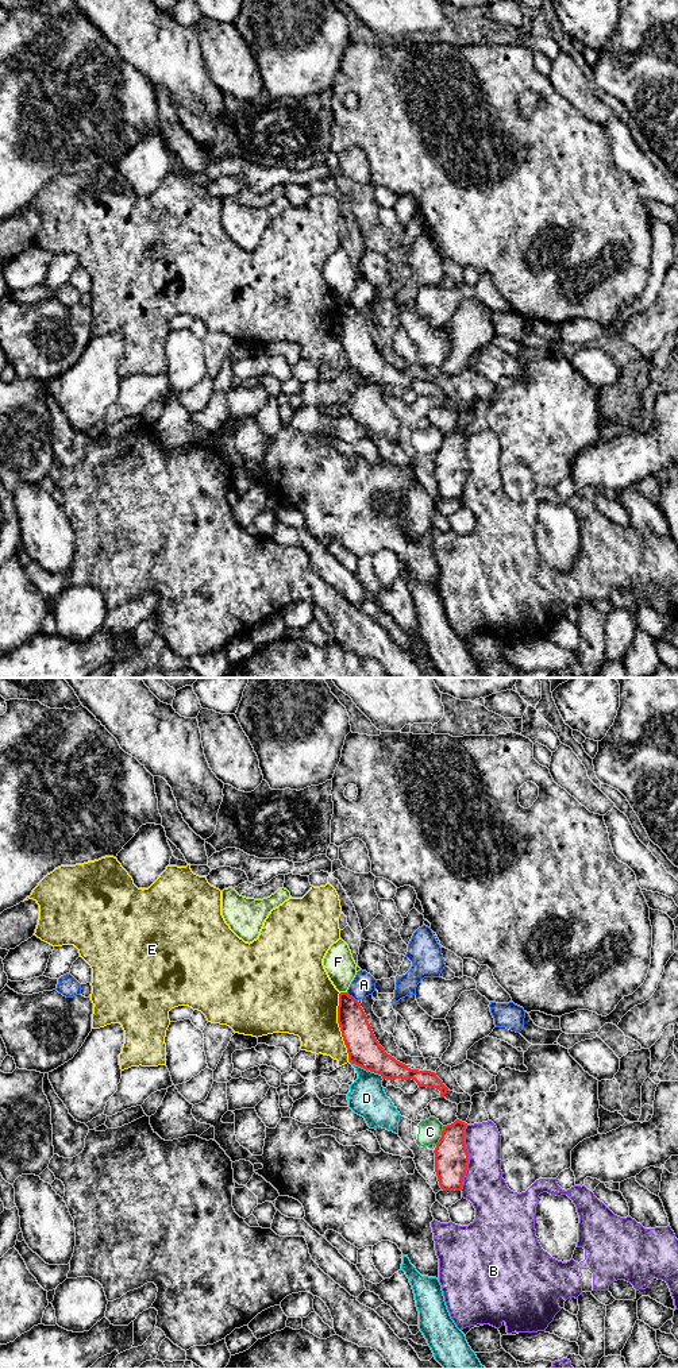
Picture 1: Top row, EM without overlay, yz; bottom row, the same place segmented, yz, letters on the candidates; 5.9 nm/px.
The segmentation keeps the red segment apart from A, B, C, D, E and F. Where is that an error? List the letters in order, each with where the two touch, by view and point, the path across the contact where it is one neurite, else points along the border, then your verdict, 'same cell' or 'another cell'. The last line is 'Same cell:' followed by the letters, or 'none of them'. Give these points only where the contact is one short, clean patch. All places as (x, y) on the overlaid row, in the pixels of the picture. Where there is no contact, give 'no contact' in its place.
A: meets red in yz at (351, 997); another cell
B: meets red in yz at (467, 1157); another cell
C: meets red in yz at (442, 1136); another cell
D: meets red in yz at (366, 1069); border along yz (349, 1060), (377, 1072), (382, 1079); another cell
E: meets red in yz at (339, 1026); another cell
F: meets red in yz at (343, 992); border along yz (341, 991), (346, 992); another cell
Same cell: none of them

